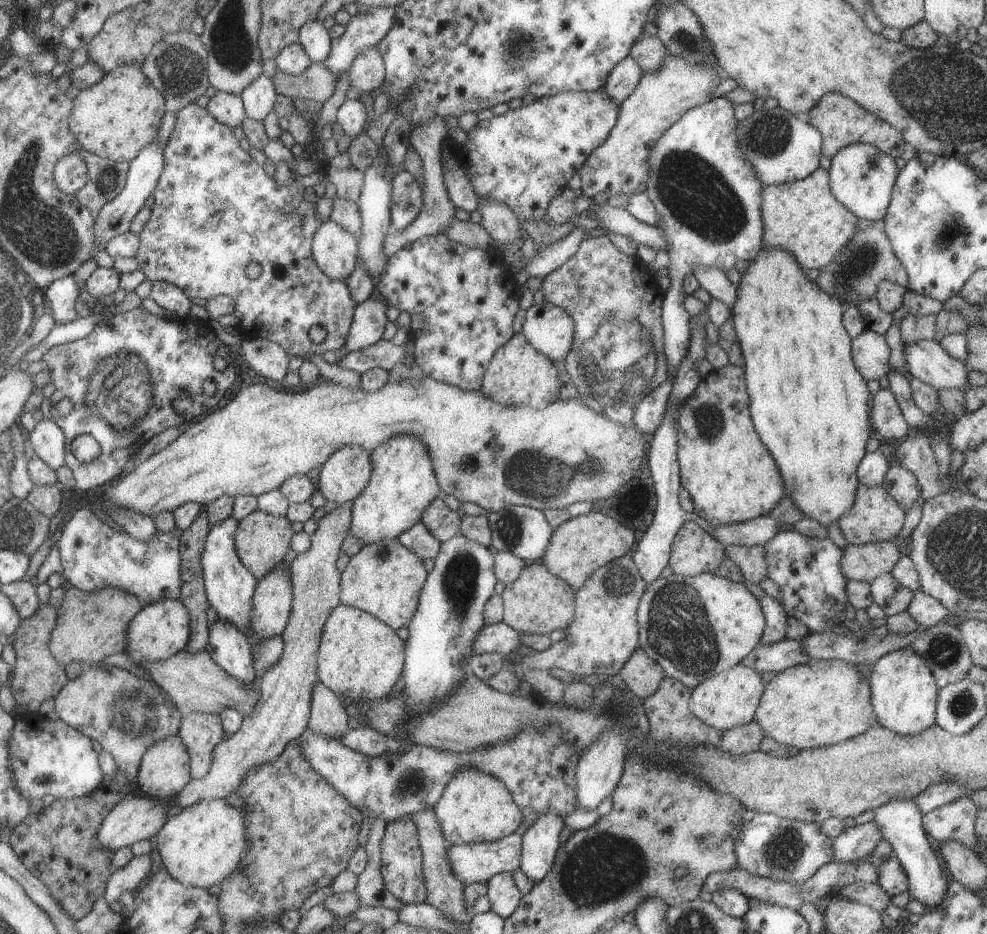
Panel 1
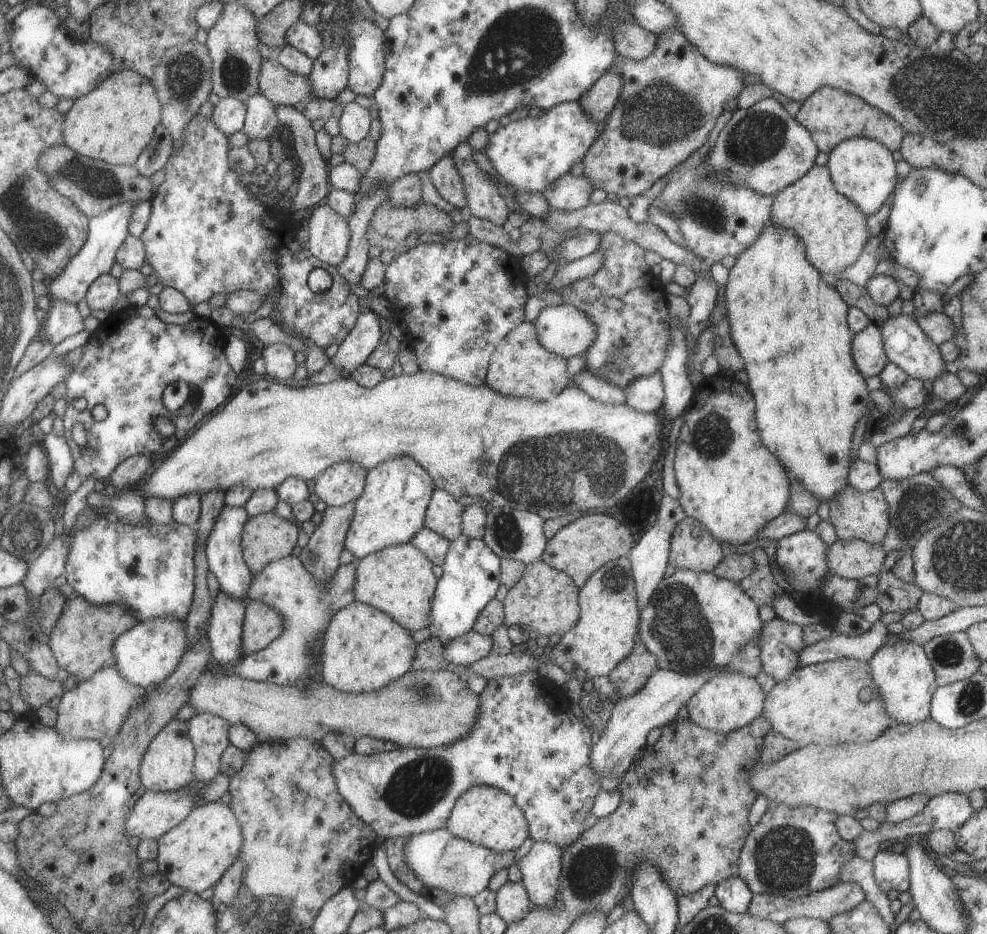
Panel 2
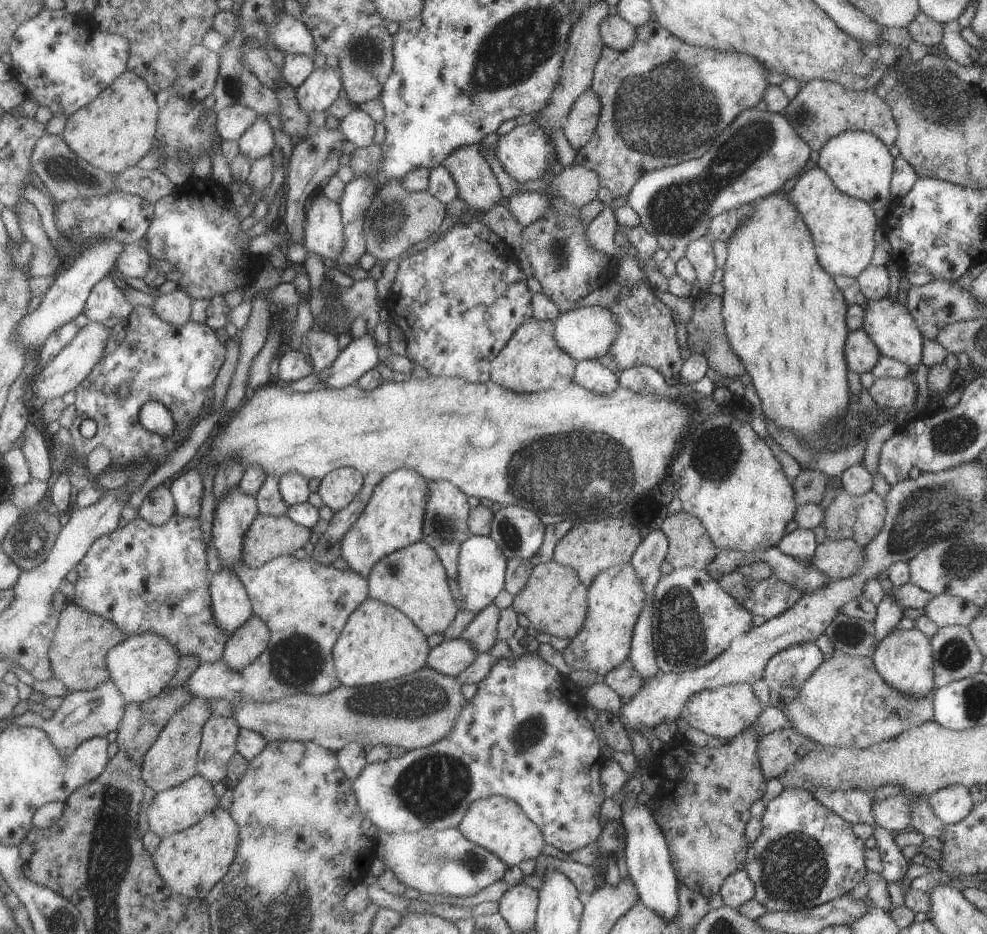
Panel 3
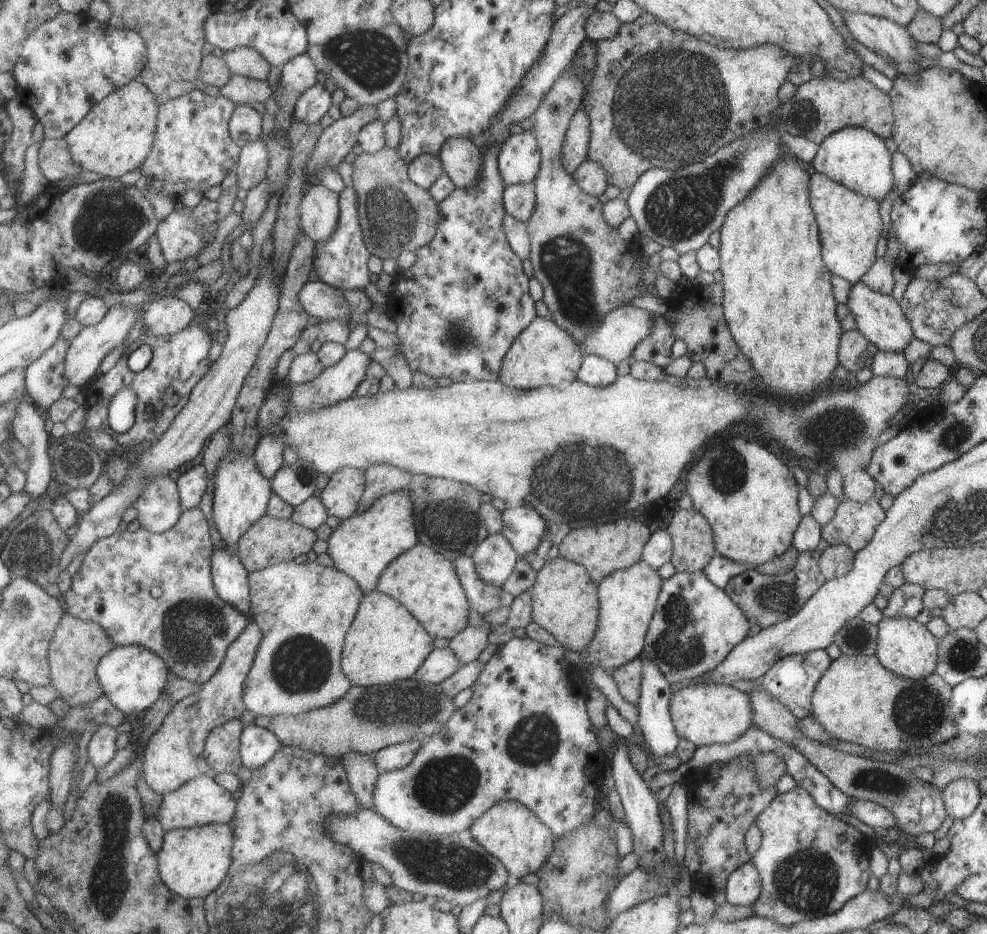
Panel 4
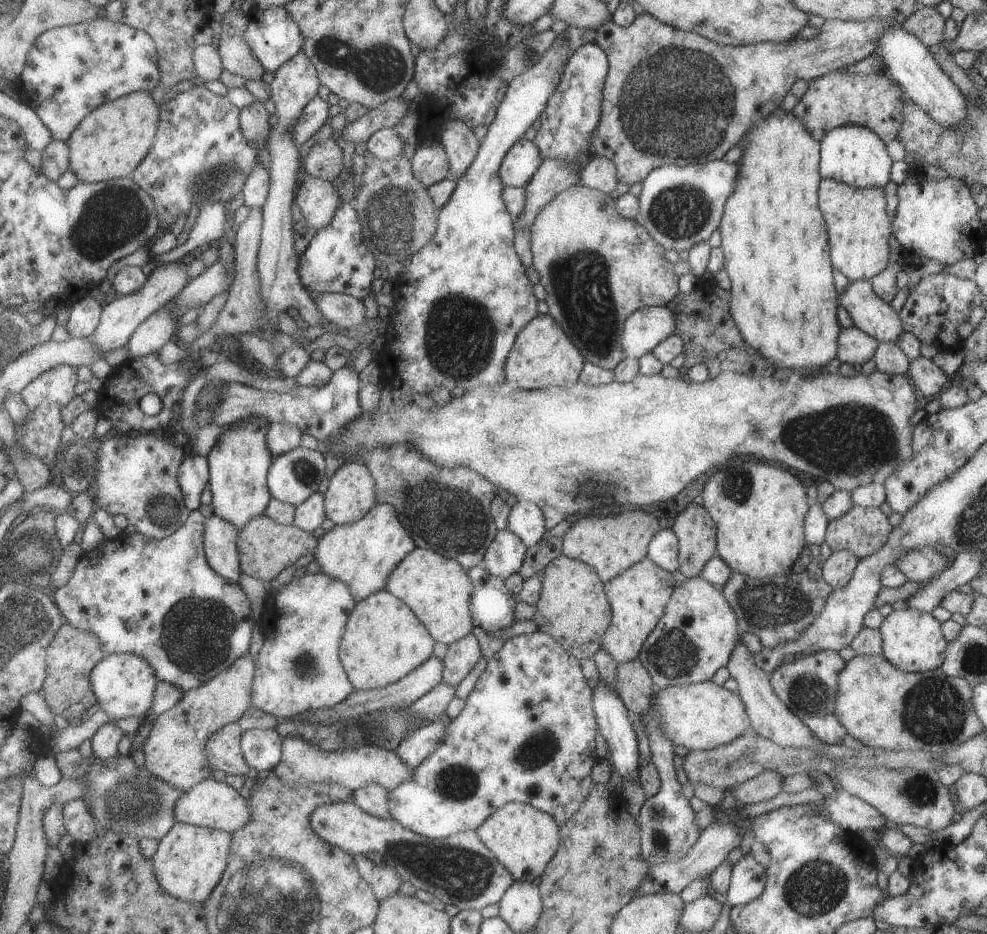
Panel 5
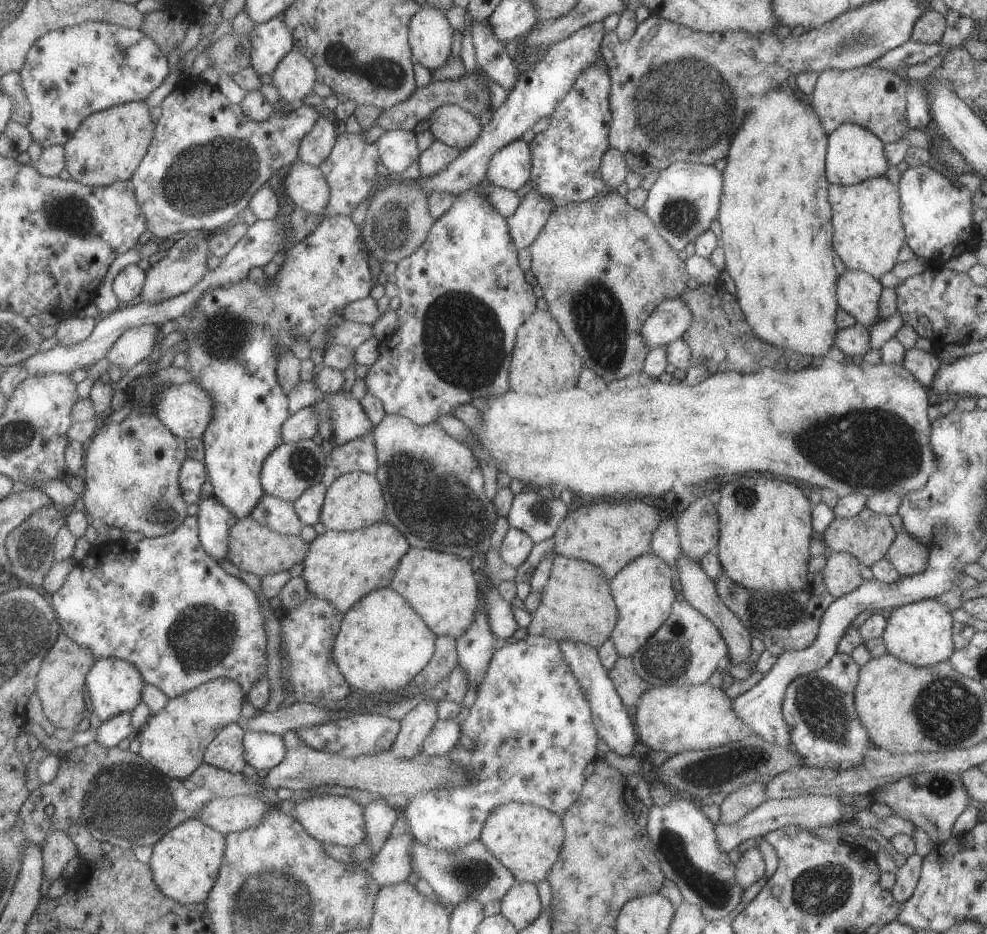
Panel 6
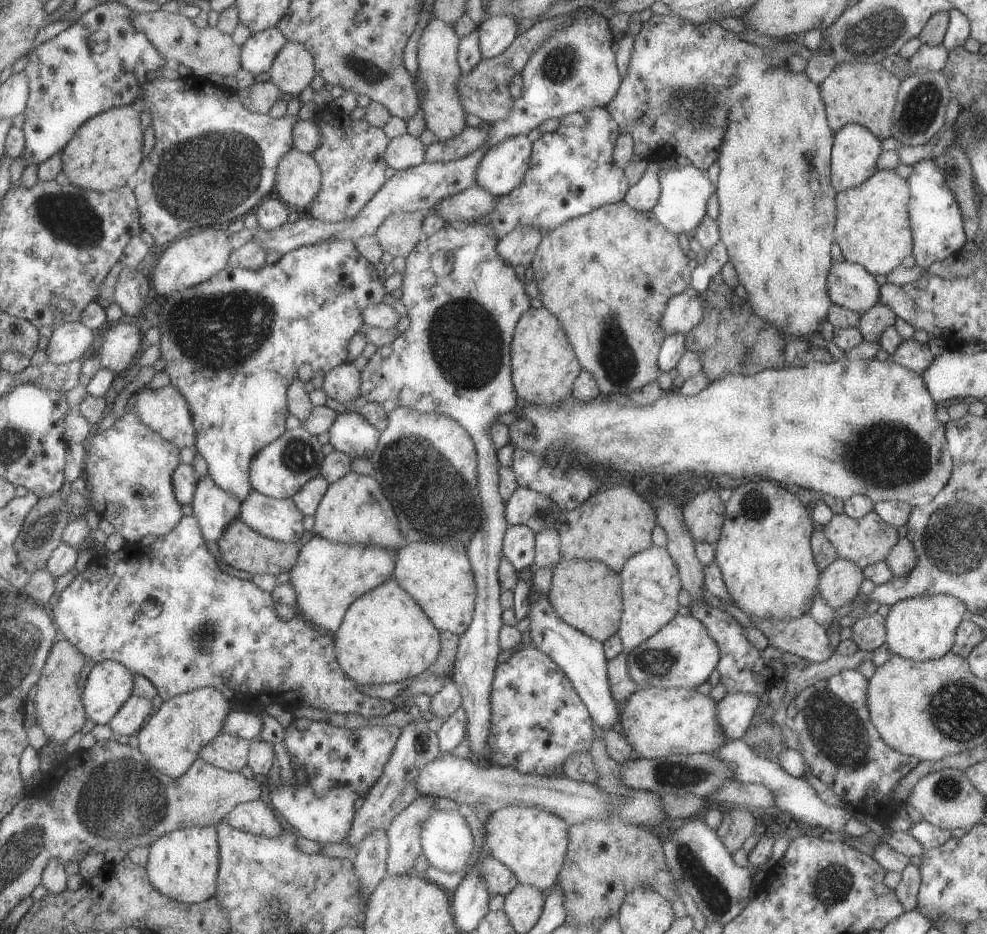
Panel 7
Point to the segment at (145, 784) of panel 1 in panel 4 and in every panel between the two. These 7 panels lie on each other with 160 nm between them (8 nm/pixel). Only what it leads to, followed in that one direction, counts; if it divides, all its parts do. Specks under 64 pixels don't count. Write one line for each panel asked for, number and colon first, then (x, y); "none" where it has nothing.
2: (167, 765)
3: (171, 759)
4: (173, 754)

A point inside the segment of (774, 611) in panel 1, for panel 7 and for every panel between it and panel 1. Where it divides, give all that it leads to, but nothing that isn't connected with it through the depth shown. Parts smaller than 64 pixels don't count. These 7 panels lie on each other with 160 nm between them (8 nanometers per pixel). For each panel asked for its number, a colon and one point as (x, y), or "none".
2: (779, 641)
3: (784, 673)
4: (790, 680)
5: (808, 686)
6: (818, 708)
7: (841, 747)

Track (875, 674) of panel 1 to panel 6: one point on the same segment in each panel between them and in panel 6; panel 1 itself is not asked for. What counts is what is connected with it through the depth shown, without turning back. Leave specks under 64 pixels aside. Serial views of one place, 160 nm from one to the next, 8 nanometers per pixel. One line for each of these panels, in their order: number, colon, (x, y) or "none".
2: (900, 669)
3: (903, 658)
4: (904, 647)
5: (912, 640)
6: (920, 633)

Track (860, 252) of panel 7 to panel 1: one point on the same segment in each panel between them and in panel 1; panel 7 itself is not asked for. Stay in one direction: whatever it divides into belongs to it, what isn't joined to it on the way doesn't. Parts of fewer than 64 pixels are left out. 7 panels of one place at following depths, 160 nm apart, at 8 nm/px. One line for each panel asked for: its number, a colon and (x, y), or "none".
1: (803, 217)
2: (833, 231)
3: (842, 227)
4: (849, 225)
5: (858, 227)
6: (868, 232)

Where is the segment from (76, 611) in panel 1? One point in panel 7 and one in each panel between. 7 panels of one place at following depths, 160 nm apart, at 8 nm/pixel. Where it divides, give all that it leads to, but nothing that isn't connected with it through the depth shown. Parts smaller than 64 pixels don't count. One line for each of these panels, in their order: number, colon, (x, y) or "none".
2: (82, 638)
3: (82, 639)
4: (79, 645)
5: (67, 693)
6: (62, 680)
7: (58, 711)

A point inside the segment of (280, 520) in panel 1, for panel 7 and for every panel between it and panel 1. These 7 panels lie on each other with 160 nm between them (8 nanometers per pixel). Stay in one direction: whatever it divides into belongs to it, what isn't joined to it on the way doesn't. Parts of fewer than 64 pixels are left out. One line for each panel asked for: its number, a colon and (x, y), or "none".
2: (266, 537)
3: (267, 537)
4: (268, 540)
5: (265, 548)
6: (253, 548)
7: (240, 547)

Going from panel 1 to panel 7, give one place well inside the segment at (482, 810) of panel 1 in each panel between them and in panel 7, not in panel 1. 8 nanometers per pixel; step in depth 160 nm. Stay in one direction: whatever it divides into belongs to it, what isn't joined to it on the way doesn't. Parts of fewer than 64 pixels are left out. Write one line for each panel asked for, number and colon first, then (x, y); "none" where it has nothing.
2: (487, 816)
3: (497, 824)
4: (508, 831)
5: (523, 839)
6: (526, 839)
7: (531, 842)

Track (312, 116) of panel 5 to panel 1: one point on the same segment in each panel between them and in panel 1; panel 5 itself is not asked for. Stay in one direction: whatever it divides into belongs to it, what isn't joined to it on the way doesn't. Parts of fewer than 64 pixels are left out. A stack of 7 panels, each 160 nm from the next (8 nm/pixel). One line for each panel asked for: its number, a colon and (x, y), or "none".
1: (365, 29)
2: (329, 73)
3: (318, 91)
4: (312, 105)

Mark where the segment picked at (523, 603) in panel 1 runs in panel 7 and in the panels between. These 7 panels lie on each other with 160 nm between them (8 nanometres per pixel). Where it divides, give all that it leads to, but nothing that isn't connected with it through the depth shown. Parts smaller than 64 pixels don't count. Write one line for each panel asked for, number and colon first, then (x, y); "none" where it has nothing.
2: (544, 599)
3: (554, 601)
4: (564, 602)
5: (572, 608)
6: (576, 603)
7: (586, 595)

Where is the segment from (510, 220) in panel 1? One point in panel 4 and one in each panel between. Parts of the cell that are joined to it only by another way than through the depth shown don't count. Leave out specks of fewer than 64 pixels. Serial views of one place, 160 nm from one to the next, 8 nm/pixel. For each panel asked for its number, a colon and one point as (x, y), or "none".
2: (483, 200)
3: (475, 183)
4: (461, 160)

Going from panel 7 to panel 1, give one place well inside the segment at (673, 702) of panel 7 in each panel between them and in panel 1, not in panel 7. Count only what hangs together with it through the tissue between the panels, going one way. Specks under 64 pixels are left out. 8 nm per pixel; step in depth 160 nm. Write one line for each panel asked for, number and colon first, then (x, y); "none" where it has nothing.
1: (728, 699)
2: (728, 701)
3: (722, 712)
4: (704, 714)
5: (700, 716)
6: (667, 718)

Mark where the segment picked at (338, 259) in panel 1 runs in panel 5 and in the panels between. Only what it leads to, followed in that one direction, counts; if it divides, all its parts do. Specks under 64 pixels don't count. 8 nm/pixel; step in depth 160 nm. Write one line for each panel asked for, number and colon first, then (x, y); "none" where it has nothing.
2: (328, 233)
3: (323, 233)
4: (318, 209)
5: (317, 199)

